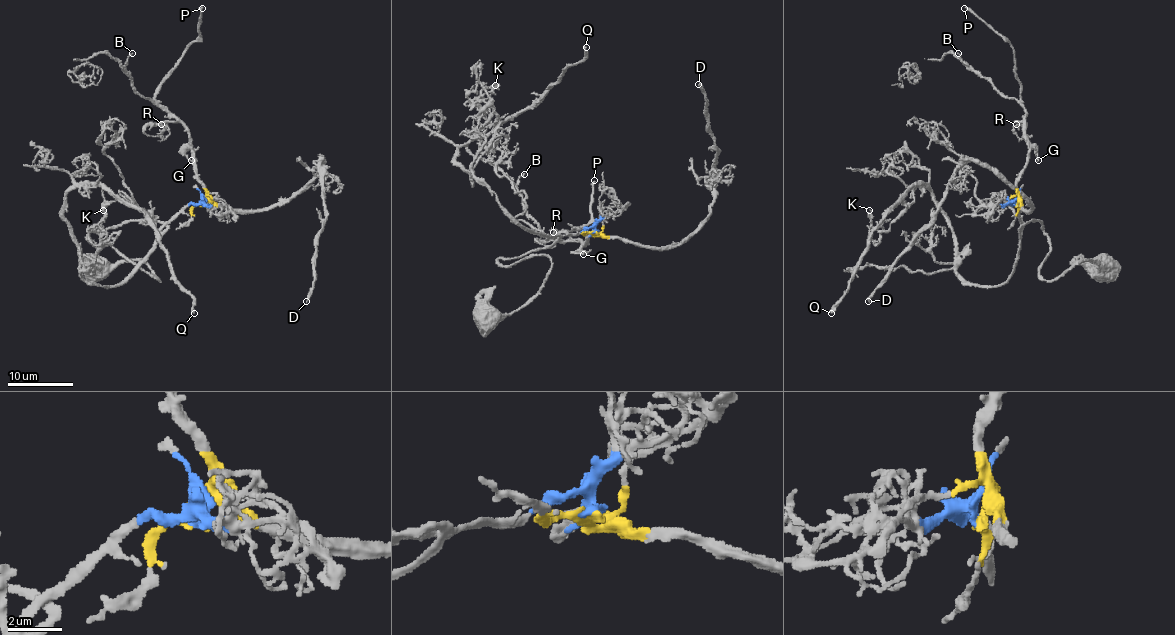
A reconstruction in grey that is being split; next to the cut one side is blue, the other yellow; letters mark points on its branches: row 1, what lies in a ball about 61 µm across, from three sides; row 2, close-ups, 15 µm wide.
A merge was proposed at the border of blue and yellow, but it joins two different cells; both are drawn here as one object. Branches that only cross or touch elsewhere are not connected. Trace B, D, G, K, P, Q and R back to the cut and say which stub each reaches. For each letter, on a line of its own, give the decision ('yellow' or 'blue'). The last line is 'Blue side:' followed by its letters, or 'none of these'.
B: yellow
D: yellow
G: yellow
K: blue
P: yellow
Q: blue
R: yellow
Blue side: K, Q

